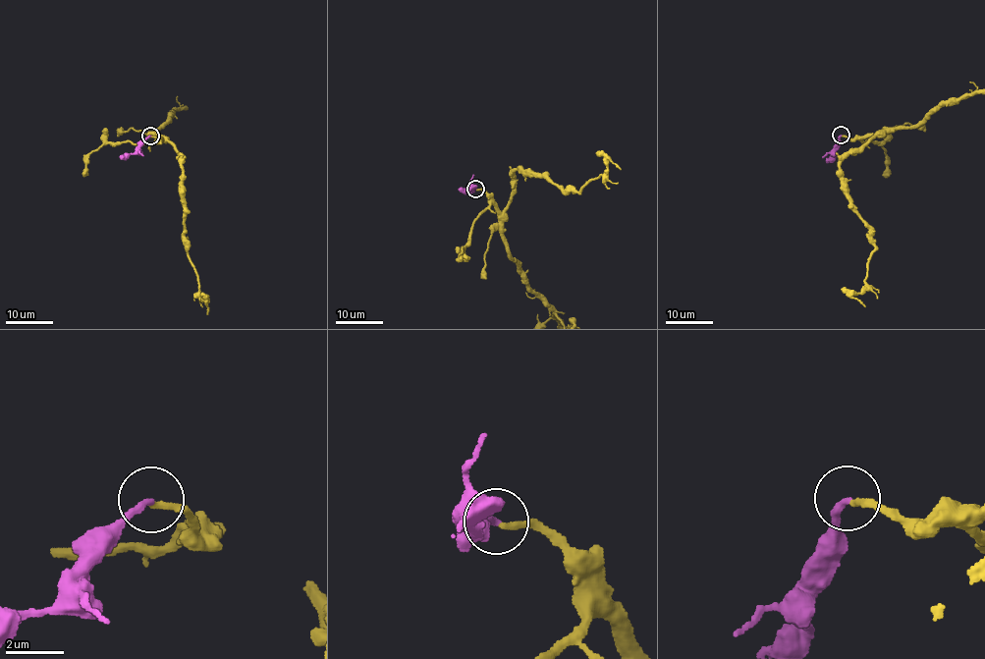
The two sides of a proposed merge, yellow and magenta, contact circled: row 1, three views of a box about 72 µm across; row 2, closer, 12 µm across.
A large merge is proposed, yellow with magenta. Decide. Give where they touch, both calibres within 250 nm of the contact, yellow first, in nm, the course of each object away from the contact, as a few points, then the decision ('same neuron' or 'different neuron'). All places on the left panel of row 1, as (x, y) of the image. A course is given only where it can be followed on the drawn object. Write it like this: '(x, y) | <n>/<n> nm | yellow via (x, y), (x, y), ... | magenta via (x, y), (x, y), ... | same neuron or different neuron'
(150, 136) | 220/240 nm | magenta via (150, 136), (136, 150), (120, 158) | same neuron

